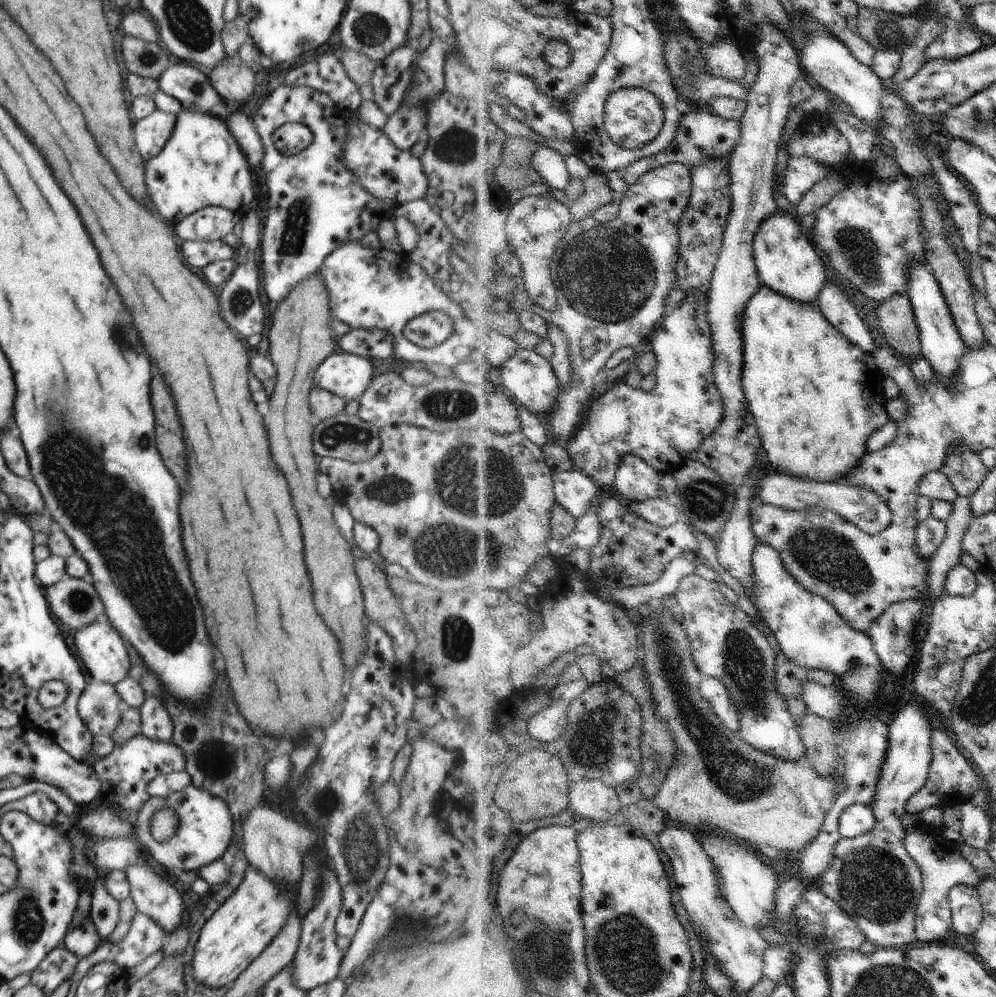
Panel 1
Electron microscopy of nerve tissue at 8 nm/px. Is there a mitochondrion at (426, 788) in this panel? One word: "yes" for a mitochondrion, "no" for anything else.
no

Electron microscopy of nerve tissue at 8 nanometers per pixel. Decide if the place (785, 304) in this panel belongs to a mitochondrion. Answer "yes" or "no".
no

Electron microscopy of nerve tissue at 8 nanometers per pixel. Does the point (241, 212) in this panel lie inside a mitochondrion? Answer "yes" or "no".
no

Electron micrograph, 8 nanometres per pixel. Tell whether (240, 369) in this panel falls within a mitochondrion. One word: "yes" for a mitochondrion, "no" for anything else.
no

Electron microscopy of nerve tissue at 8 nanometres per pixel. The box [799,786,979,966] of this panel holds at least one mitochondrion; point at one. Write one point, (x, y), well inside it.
(875, 883)

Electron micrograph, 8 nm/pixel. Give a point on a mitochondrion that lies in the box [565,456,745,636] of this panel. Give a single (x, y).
(704, 495)

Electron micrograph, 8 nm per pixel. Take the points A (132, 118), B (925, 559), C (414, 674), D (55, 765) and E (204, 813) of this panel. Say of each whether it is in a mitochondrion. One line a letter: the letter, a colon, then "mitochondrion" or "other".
A: other
B: other
C: other
D: other
E: other

